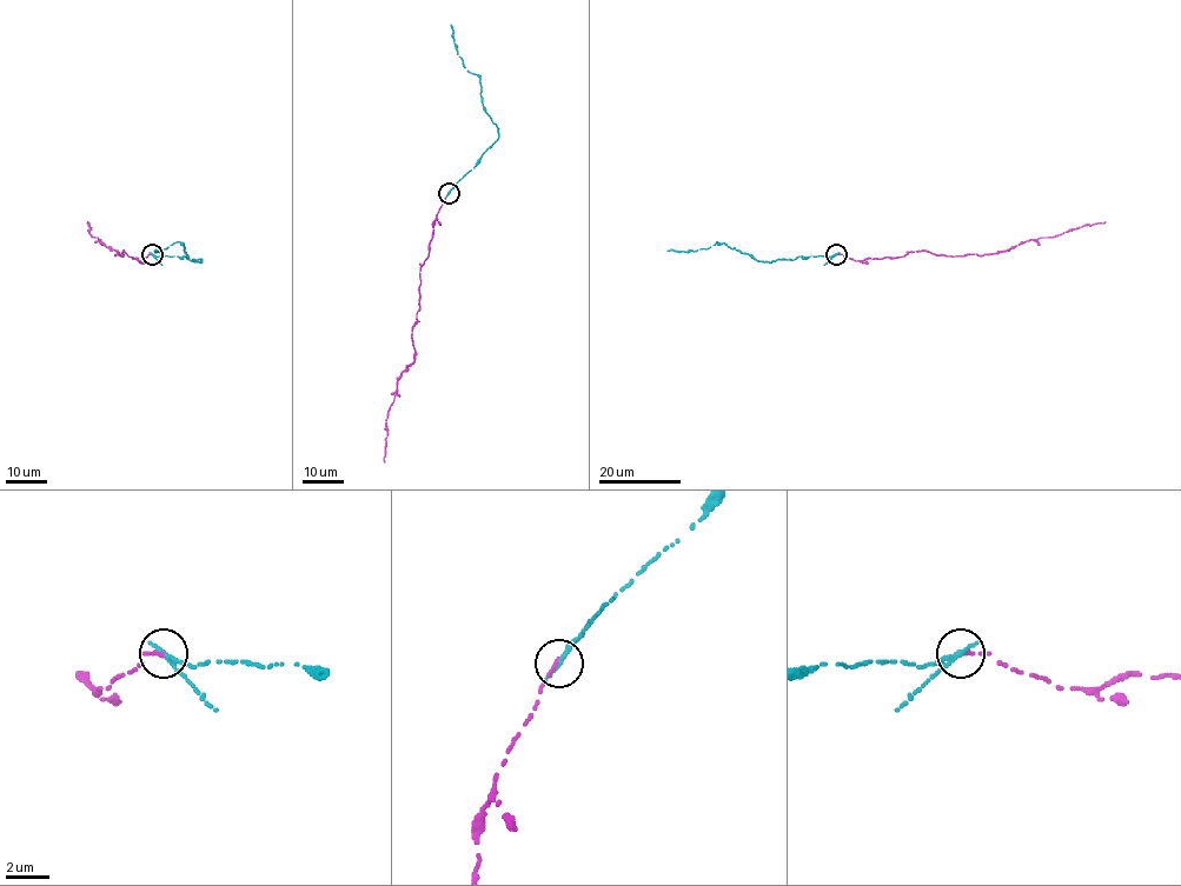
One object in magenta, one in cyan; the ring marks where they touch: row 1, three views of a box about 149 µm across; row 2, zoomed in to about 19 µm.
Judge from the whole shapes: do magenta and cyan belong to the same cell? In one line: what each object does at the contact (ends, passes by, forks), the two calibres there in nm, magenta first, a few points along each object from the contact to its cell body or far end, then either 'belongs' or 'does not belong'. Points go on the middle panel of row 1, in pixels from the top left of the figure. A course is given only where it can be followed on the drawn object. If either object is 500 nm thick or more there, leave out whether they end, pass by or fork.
magenta ends | cyan passes by | 180/240 nm | magenta via (449, 192), (419, 273), (415, 361), (397, 381), (387, 412), (385, 461) | cyan via (449, 193), (497, 139), (498, 132), (482, 105), (480, 79), (468, 71), (457, 53), (451, 25) | belongs

